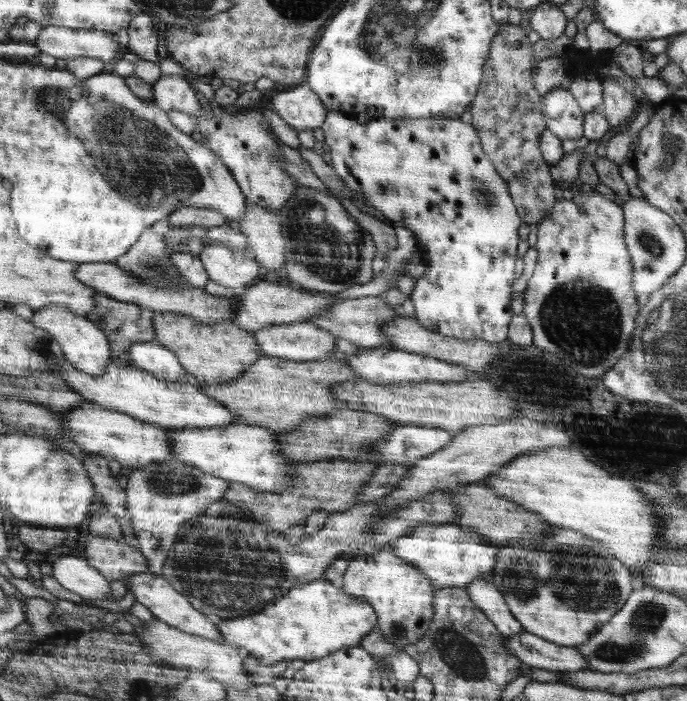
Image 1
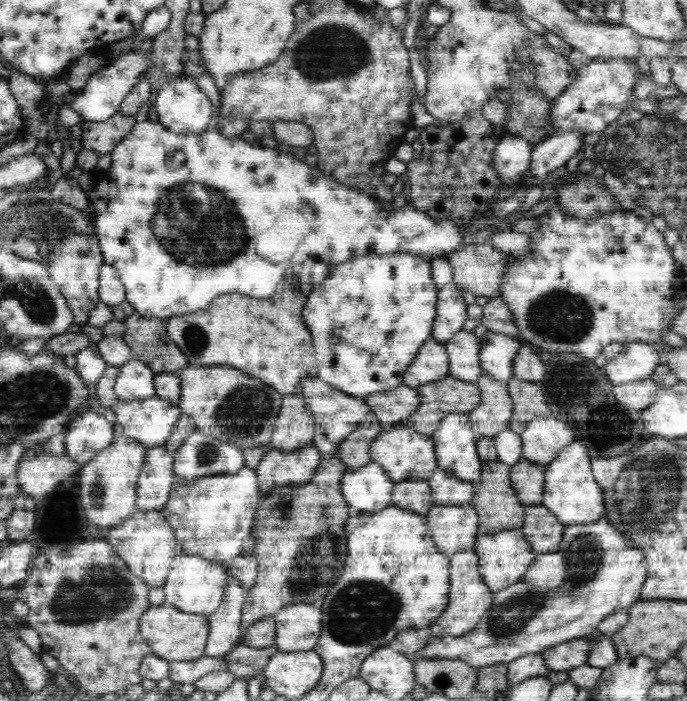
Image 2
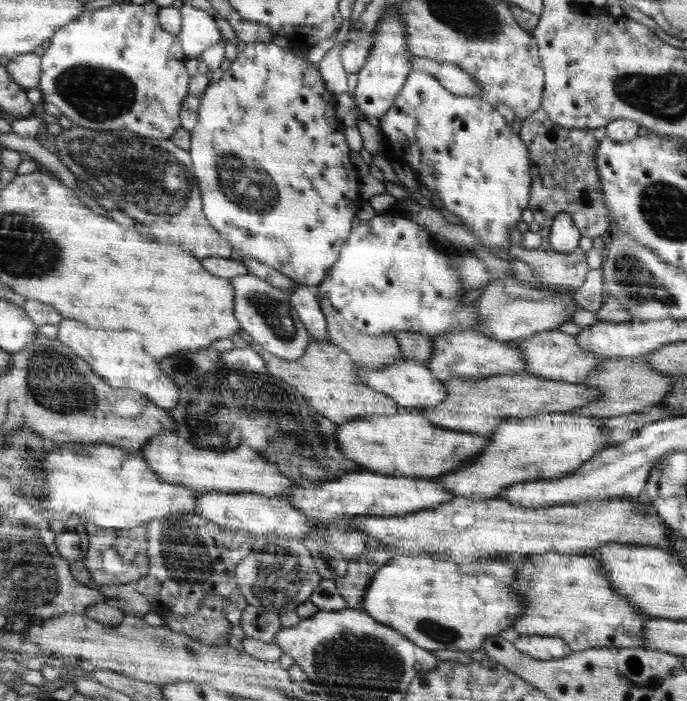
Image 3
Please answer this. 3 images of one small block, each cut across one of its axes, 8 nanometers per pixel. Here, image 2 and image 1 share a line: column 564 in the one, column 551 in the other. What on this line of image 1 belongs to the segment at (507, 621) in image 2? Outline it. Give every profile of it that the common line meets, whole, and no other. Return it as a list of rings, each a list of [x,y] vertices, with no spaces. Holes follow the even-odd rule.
[[[559,527],[555,531],[550,531],[543,539],[510,539],[503,545],[496,547],[500,548],[498,554],[498,562],[496,562],[495,579],[493,583],[500,593],[503,593],[504,600],[507,601],[507,605],[511,609],[511,613],[515,616],[516,620],[519,620],[523,625],[524,630],[535,634],[536,636],[543,637],[547,641],[552,641],[554,644],[564,645],[567,647],[575,647],[576,645],[586,642],[597,631],[600,626],[606,624],[626,602],[628,595],[633,591],[633,576],[630,572],[630,568],[619,561],[610,548],[606,548],[603,542],[596,540],[595,538],[583,535],[579,531],[573,531],[564,527]]]

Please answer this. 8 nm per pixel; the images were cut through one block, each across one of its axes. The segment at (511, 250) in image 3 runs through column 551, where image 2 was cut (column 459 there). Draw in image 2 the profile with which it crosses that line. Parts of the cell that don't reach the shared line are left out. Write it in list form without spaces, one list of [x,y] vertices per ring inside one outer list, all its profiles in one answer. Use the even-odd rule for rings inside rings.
[[[491,243],[464,245],[448,256],[454,273],[453,284],[462,292],[470,292],[475,297],[497,298],[501,296],[502,272],[512,262],[512,257],[495,249]]]

